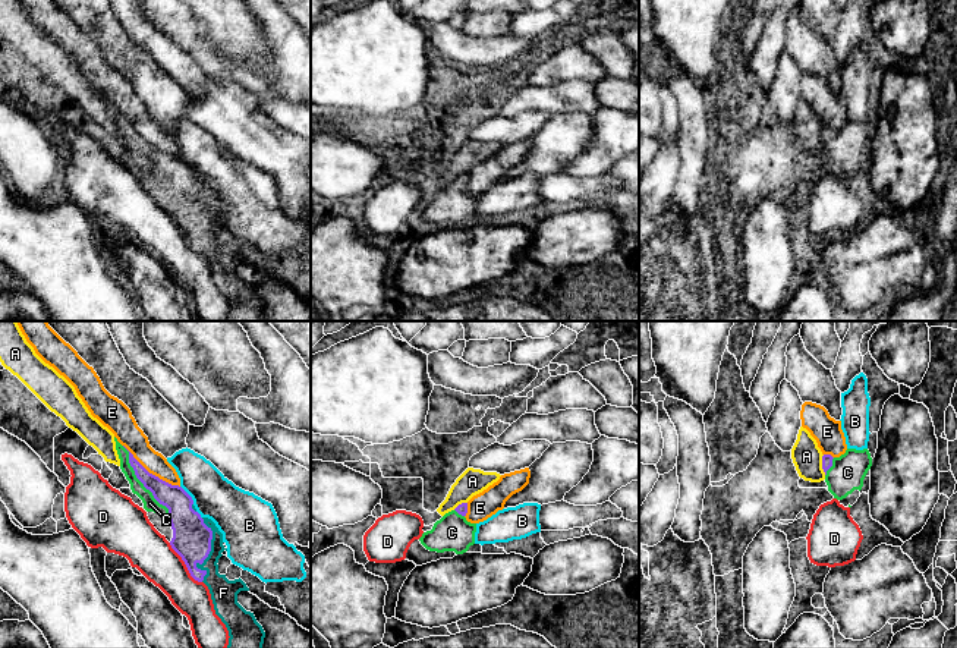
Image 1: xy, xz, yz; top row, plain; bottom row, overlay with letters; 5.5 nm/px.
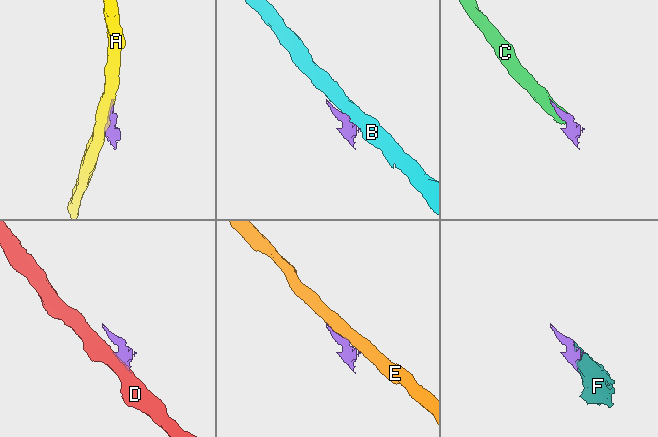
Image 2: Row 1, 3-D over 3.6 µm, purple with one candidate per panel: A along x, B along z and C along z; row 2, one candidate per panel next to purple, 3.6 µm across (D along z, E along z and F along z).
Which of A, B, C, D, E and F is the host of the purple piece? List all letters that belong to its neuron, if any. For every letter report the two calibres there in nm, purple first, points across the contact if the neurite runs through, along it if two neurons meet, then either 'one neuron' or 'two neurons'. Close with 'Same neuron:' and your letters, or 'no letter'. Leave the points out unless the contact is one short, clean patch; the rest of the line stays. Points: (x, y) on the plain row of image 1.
A: 60/160 nm | two neurons
B: 220/240 nm | along xy (180, 157), (194, 175) | two neurons
C: 140/80 nm | across xy (179, 175), (157, 167), (141, 153), (150, 163), (150, 175) | one neuron
D: 220/240 nm | along xy (169, 214), (188, 244), (201, 254) | two neurons
E: 140/140 nm | two neurons
F: 220/140 nm | one neuron
Same neuron: C, F

